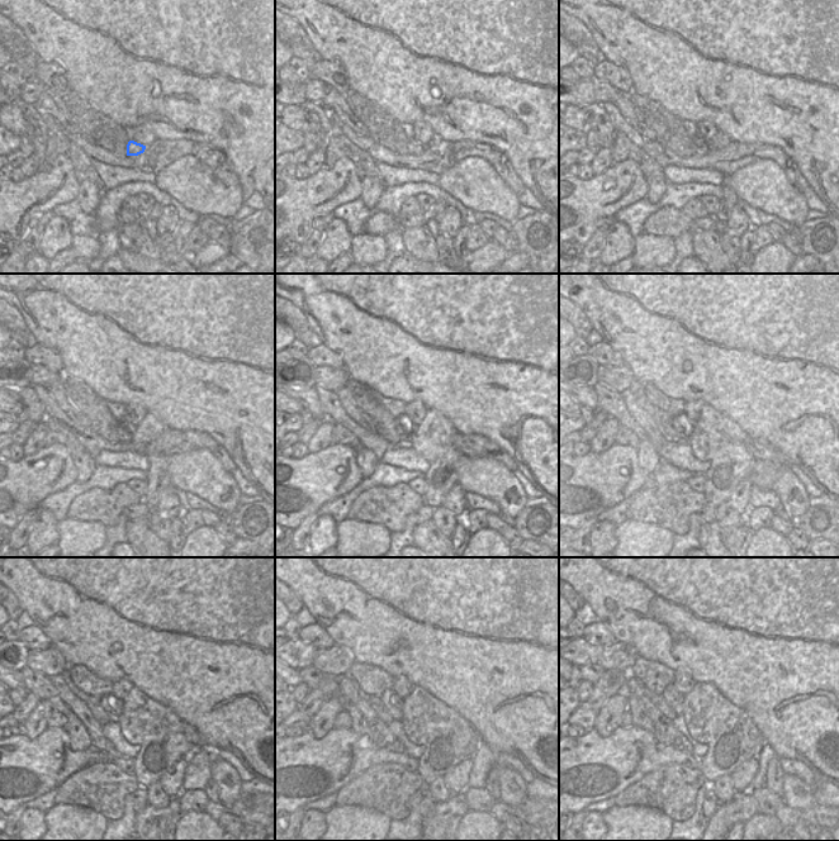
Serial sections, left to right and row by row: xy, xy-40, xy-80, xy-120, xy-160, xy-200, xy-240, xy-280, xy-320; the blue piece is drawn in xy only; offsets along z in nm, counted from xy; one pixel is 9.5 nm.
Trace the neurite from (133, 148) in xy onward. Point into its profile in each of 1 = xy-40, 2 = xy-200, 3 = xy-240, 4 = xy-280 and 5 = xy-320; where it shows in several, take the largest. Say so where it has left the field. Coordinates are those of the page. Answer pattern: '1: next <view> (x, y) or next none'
1: next xy-40 (415, 147)
2: next xy-200 (681, 422)
3: next xy-240 (113, 706)
4: next xy-280 (392, 701)
5: next xy-320 (674, 699)

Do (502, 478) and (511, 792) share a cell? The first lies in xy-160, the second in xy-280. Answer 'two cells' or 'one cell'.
one cell

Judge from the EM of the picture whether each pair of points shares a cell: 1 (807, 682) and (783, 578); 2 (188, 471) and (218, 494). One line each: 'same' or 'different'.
1: same
2: same

